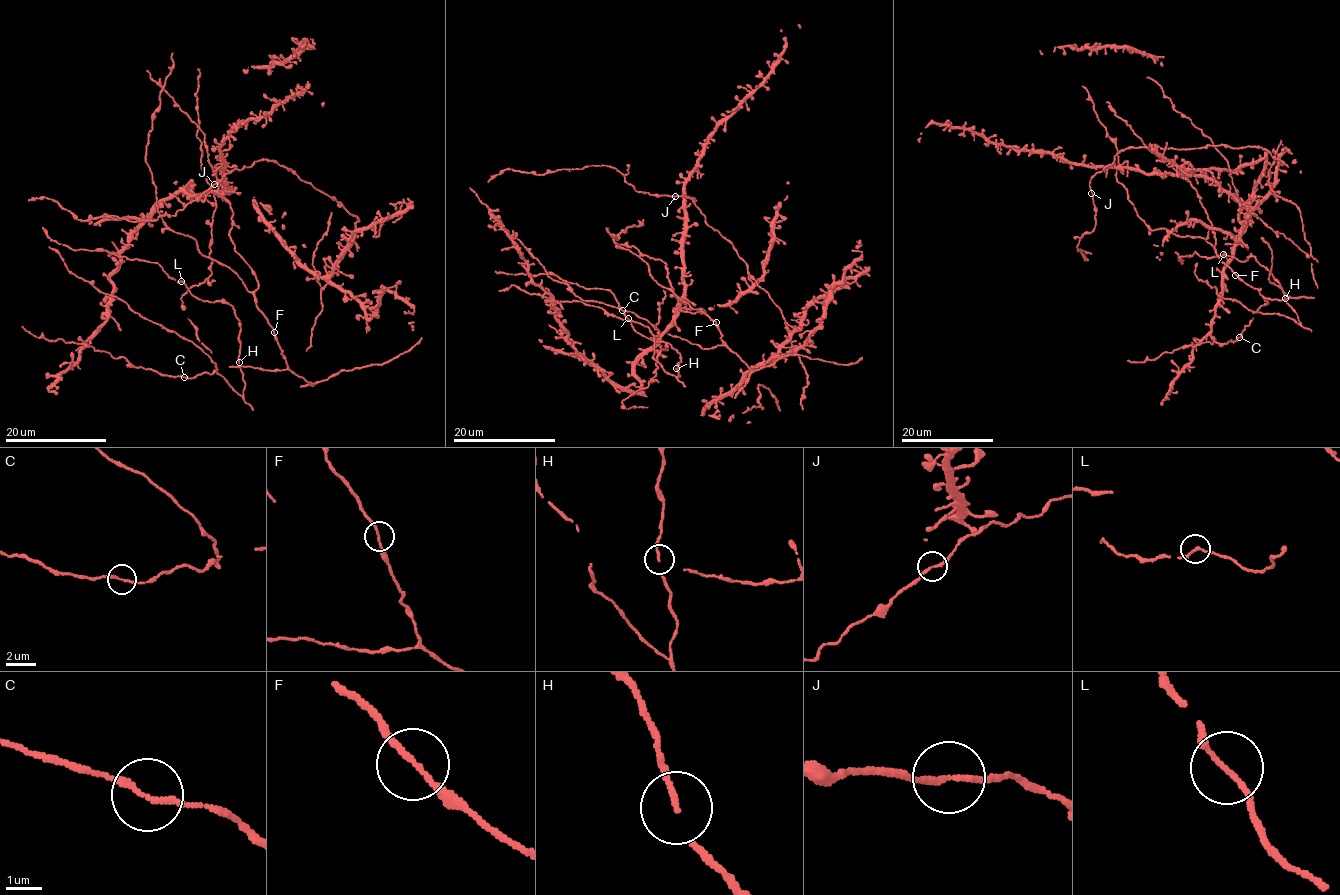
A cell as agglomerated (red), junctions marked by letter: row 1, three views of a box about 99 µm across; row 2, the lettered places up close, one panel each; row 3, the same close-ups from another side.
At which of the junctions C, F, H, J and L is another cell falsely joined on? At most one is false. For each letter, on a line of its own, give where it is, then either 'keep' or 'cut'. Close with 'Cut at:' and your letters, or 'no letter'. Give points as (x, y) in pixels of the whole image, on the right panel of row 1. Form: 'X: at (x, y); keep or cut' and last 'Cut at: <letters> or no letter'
C: at (1239, 337); keep
F: at (1235, 275); keep
H: at (1285, 298); keep
J: at (1091, 193); keep
L: at (1223, 254); keep
Cut at: no letter

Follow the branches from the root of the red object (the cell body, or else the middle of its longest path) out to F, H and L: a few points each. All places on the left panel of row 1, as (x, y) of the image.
F: (187, 193), (193, 195), (210, 189), (221, 190), (233, 214), (231, 241), (256, 279), (255, 304), (274, 331)
H: (187, 193), (180, 188), (159, 204), (133, 234), (109, 277), (112, 296), (192, 341), (241, 395), (239, 363)
L: (187, 193), (159, 204), (133, 234), (109, 277), (112, 296), (192, 341), (241, 395), (239, 319), (182, 281)

